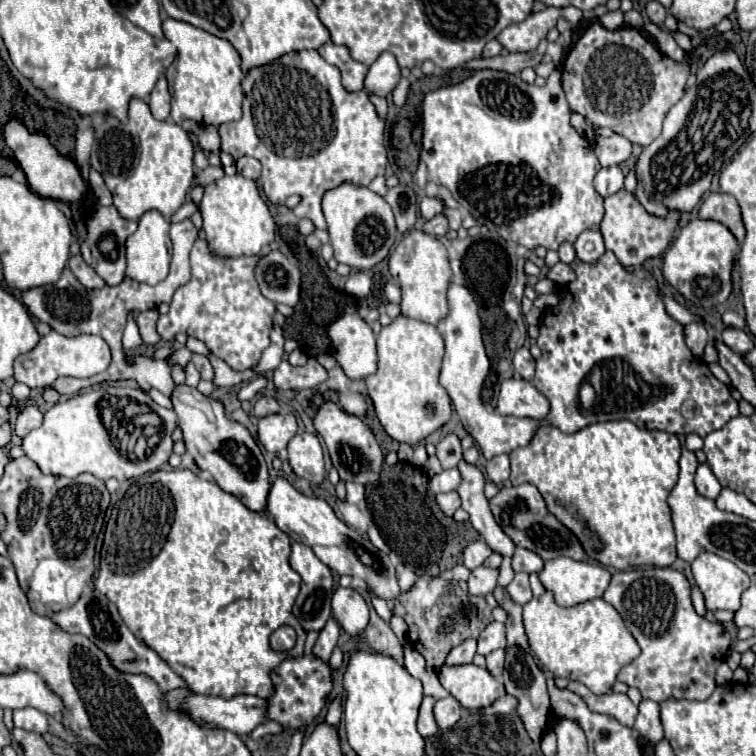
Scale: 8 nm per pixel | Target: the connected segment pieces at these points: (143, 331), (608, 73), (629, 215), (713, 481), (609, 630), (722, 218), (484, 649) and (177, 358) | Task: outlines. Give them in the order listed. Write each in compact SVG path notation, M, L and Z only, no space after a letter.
M146 310L146 312L140 312L136 322L138 322L138 328L140 328L140 336L144 340L144 344L158 344L160 342L160 336L156 332L156 320L158 320L158 310Z
M594 22L562 66L562 84L570 110L582 114L592 126L608 126L632 144L648 146L658 138L668 110L684 96L692 56L692 52L686 52L682 64L674 62L636 28L606 30L600 22Z
M624 188L620 192L604 198L604 210L606 212L604 212L600 232L604 236L606 250L612 250L622 266L640 266L648 258L662 256L670 248L670 244L674 240L674 232L676 232L676 228L680 224L680 216L682 216L680 210L668 210L668 214L664 218L648 214L646 208L634 196L634 192L626 192Z
M700 464L698 470L696 470L696 476L694 476L694 484L698 488L698 492L702 496L708 496L708 498L716 498L722 490L718 478L712 474L710 466L708 464Z
M544 592L524 606L522 618L530 650L540 664L558 678L582 682L594 694L606 694L612 690L620 668L640 654L640 646L632 640L632 634L624 626L624 620L620 620L616 608L602 598L562 608L554 602L552 592Z
M712 192L700 206L700 218L704 220L716 220L722 222L738 242L744 240L744 224L740 216L740 206L736 204L734 196L728 196L724 192Z
M500 622L488 624L478 636L478 654L482 656L488 656L492 650L504 648L504 646L506 646L506 636L504 636L504 624Z
M182 346L182 348L178 348L178 350L174 350L168 358L166 358L166 362L170 364L170 366L186 366L188 362L190 362L190 356L192 356L192 352L186 348L186 346Z

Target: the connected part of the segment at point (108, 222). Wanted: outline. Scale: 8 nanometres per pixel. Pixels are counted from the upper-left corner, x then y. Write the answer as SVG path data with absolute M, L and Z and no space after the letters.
M98 206L94 216L88 220L88 236L82 244L82 258L88 266L92 266L108 286L118 286L124 280L124 270L126 270L126 248L124 242L126 238L136 232L138 222L134 220L124 220L114 206Z

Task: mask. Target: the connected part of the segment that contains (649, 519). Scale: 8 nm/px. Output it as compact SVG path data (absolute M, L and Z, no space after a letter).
M630 420L618 422L596 422L578 432L564 434L556 426L538 426L532 440L512 450L510 482L534 484L546 508L578 538L588 558L612 566L618 570L638 566L670 566L676 560L676 536L672 524L672 512L666 502L668 492L678 480L680 440L674 434L660 430L640 430Z

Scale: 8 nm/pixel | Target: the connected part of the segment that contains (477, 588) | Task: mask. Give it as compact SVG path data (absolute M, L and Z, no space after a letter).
M478 566L470 572L468 594L470 596L486 596L492 592L492 588L496 588L496 580L498 580L498 570Z

